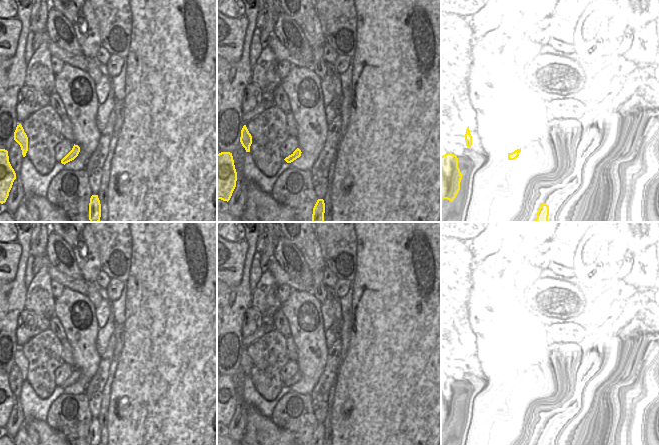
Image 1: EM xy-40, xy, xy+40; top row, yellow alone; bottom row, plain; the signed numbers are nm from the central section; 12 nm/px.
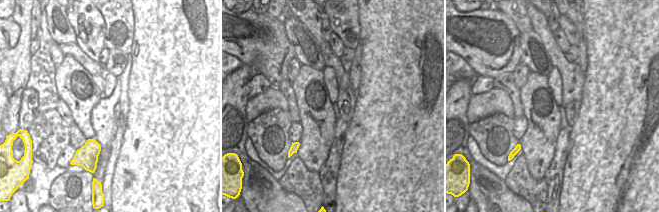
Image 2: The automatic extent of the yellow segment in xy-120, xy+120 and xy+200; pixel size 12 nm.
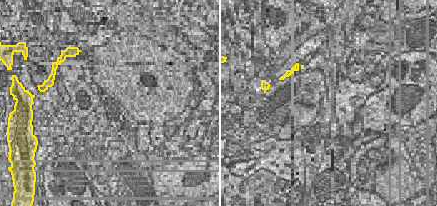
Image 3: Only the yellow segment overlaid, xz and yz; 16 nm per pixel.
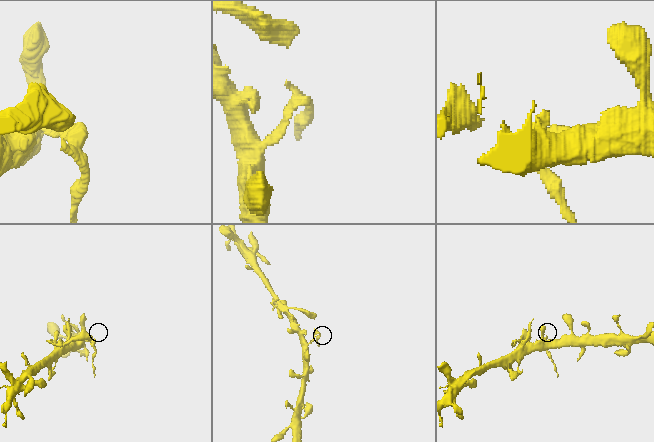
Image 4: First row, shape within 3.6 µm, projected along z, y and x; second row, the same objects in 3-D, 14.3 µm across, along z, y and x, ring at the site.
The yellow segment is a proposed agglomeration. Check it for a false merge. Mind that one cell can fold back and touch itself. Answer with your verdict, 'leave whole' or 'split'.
split

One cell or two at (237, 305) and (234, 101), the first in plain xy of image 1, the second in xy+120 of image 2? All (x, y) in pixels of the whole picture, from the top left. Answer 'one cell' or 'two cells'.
one cell

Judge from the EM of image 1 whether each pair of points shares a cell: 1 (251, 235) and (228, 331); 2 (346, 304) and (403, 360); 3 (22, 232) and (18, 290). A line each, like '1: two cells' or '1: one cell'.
1: one cell
2: two cells
3: one cell

